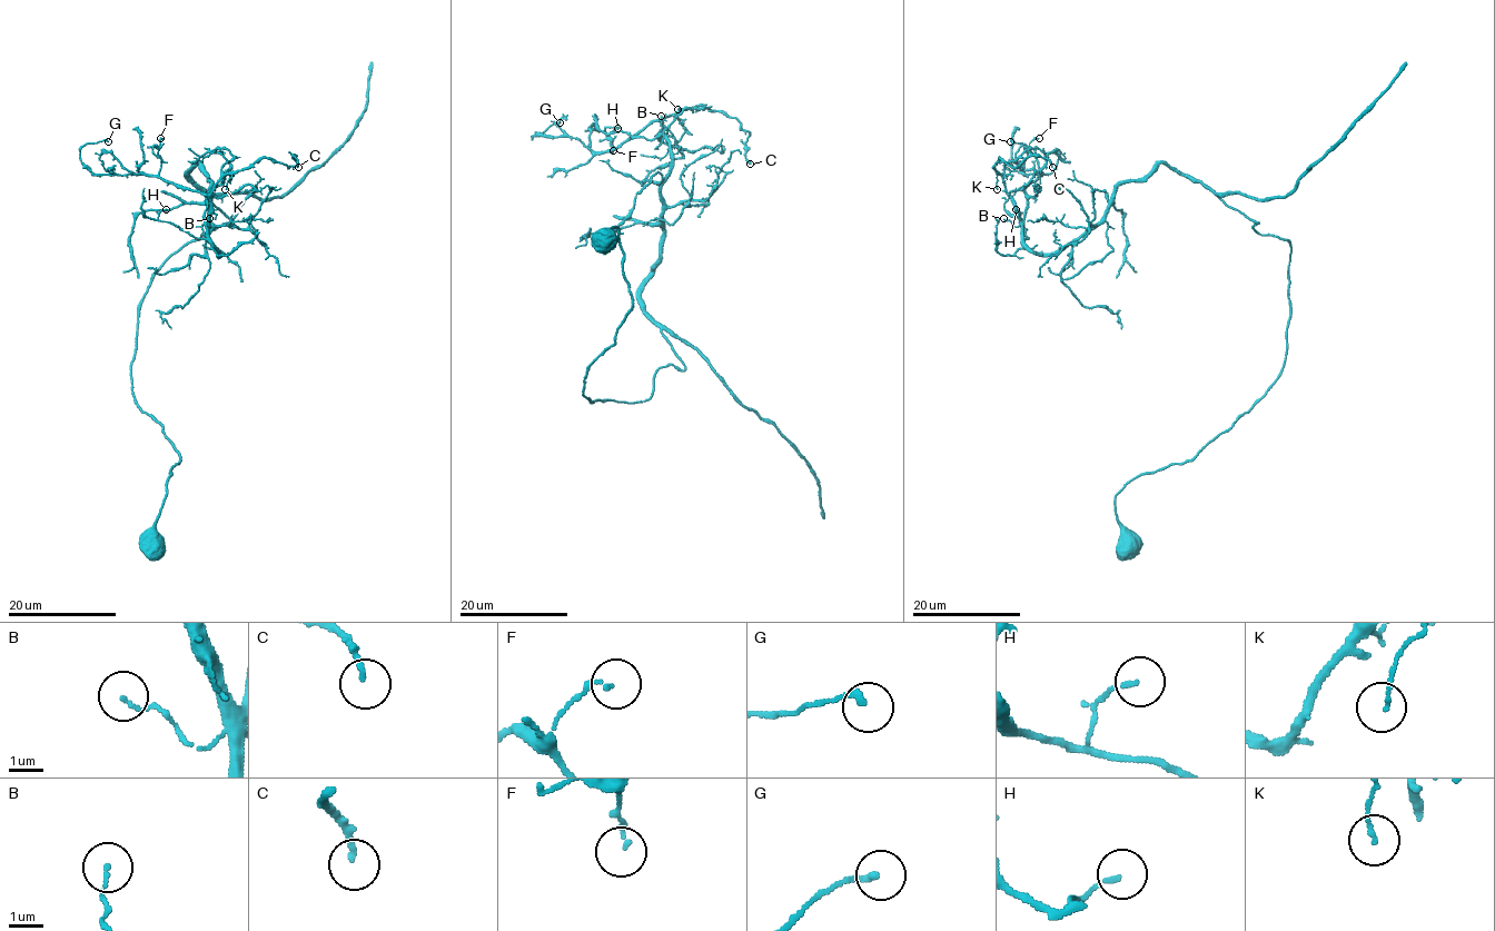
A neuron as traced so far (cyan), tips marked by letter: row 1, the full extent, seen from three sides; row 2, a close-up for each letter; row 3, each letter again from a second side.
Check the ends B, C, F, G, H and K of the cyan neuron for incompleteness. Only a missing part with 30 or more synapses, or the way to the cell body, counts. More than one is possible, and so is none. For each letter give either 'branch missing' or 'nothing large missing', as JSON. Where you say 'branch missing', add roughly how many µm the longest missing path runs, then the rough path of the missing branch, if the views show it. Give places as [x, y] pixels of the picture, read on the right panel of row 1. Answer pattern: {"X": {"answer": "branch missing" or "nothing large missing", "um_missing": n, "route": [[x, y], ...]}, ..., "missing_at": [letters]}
{"B": {"answer": "nothing large missing"}, "C": {"answer": "nothing large missing"}, "F": {"answer": "nothing large missing"}, "G": {"answer": "nothing large missing"}, "H": {"answer": "nothing large missing"}, "K": {"answer": "nothing large missing"}, "missing_at": []}

